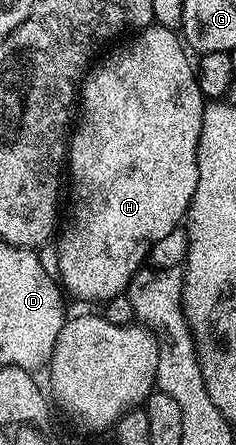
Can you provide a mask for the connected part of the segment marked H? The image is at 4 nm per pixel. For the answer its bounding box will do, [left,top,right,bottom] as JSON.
[54,23,206,302]

